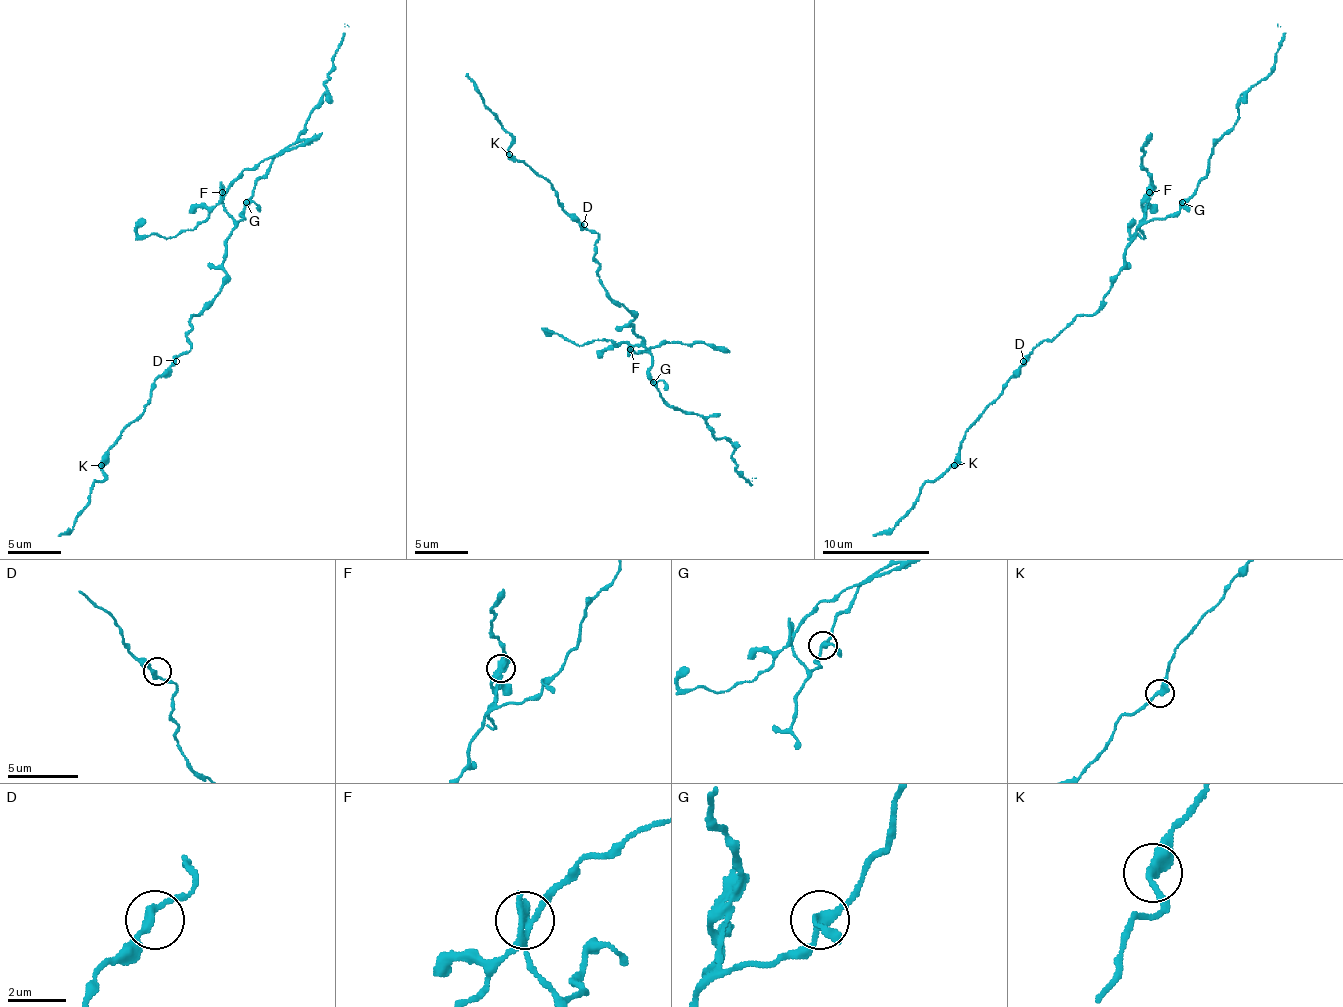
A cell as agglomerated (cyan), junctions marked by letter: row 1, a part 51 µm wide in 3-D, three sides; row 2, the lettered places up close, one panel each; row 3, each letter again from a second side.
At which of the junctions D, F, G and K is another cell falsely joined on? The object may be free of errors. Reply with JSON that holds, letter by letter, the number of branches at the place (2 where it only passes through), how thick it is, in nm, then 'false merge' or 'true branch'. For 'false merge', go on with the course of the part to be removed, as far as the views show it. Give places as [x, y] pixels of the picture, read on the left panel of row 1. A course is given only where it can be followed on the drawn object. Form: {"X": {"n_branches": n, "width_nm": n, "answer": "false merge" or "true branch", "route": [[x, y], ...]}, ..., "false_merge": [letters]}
{"D": {"n_branches": 2, "width_nm": 280, "answer": "true branch"}, "F": {"n_branches": 3, "width_nm": 280, "answer": "false merge", "route": [[222, 192], [216, 205], [203, 221], [174, 237], [139, 235], [136, 227], [144, 219]]}, "G": {"n_branches": 3, "width_nm": 240, "answer": "true branch"}, "K": {"n_branches": 2, "width_nm": 320, "answer": "true branch"}, "false_merge": ["F"]}

